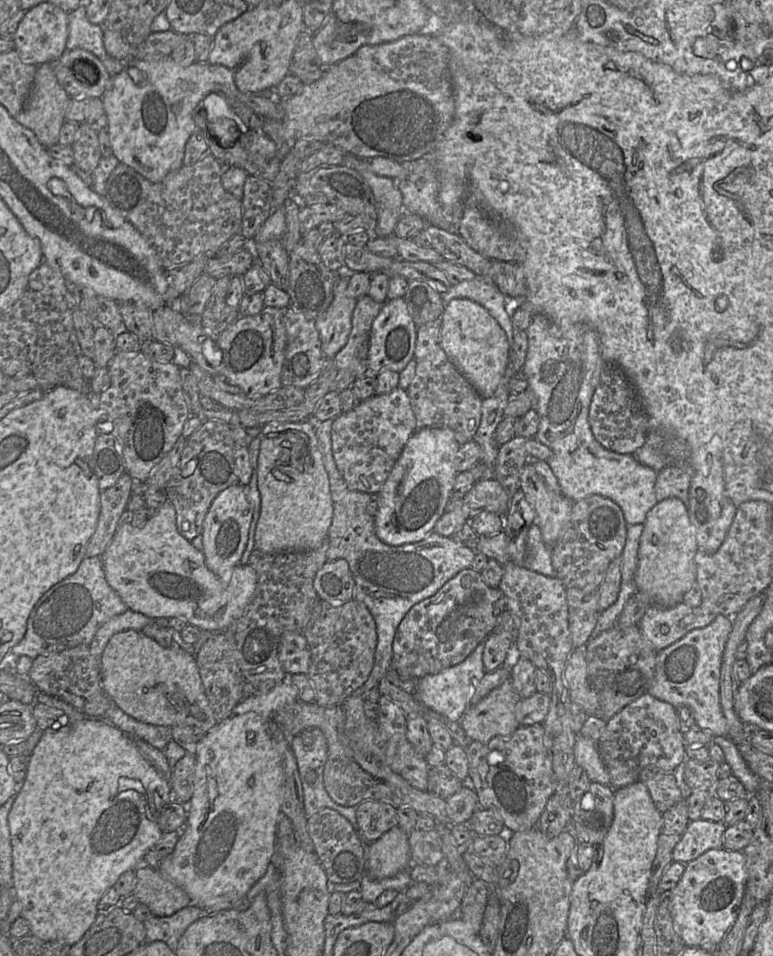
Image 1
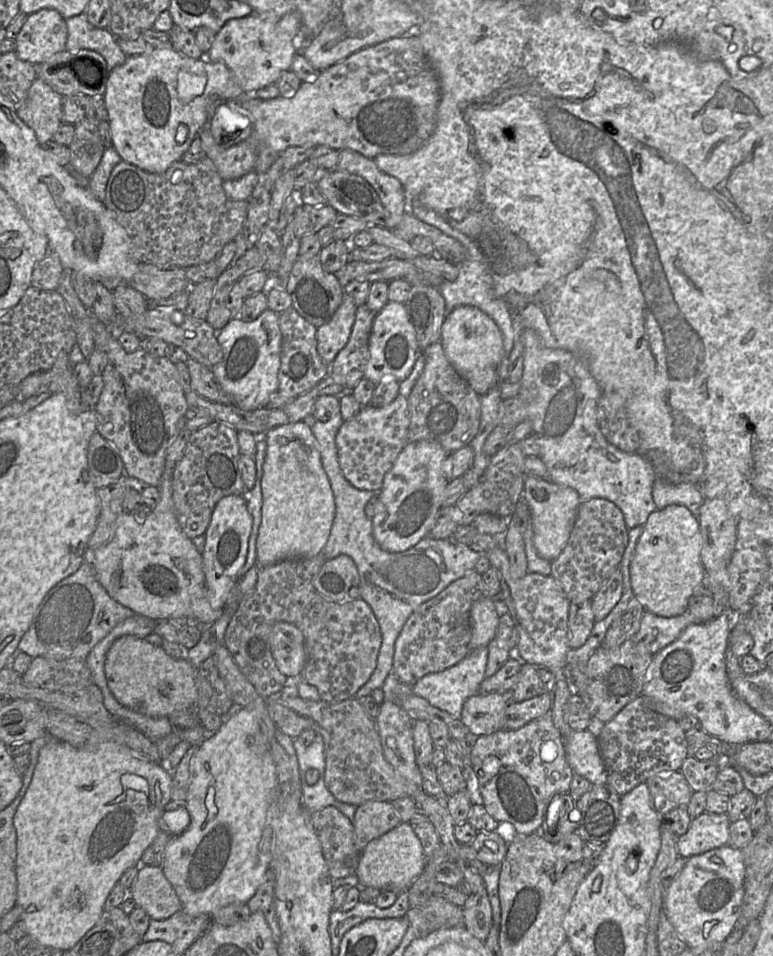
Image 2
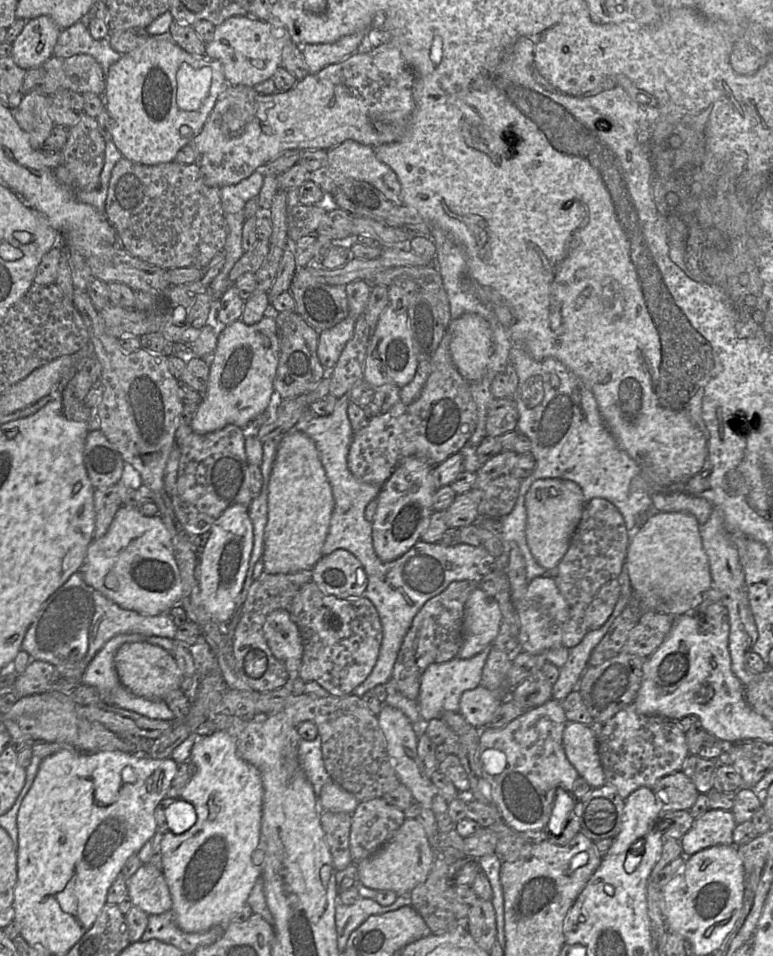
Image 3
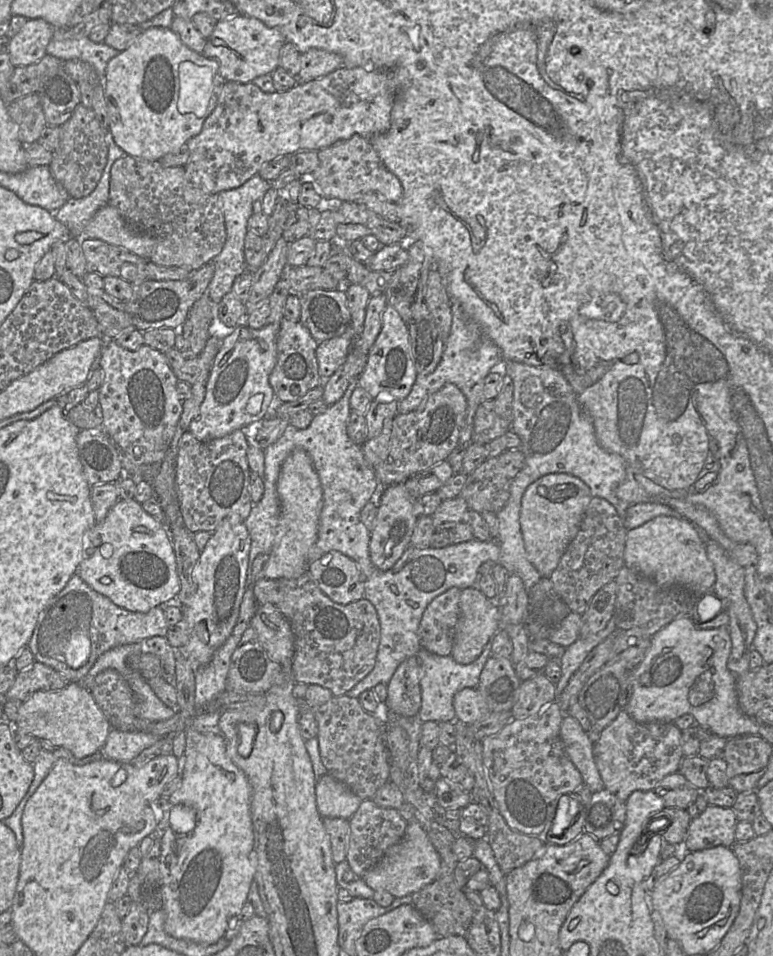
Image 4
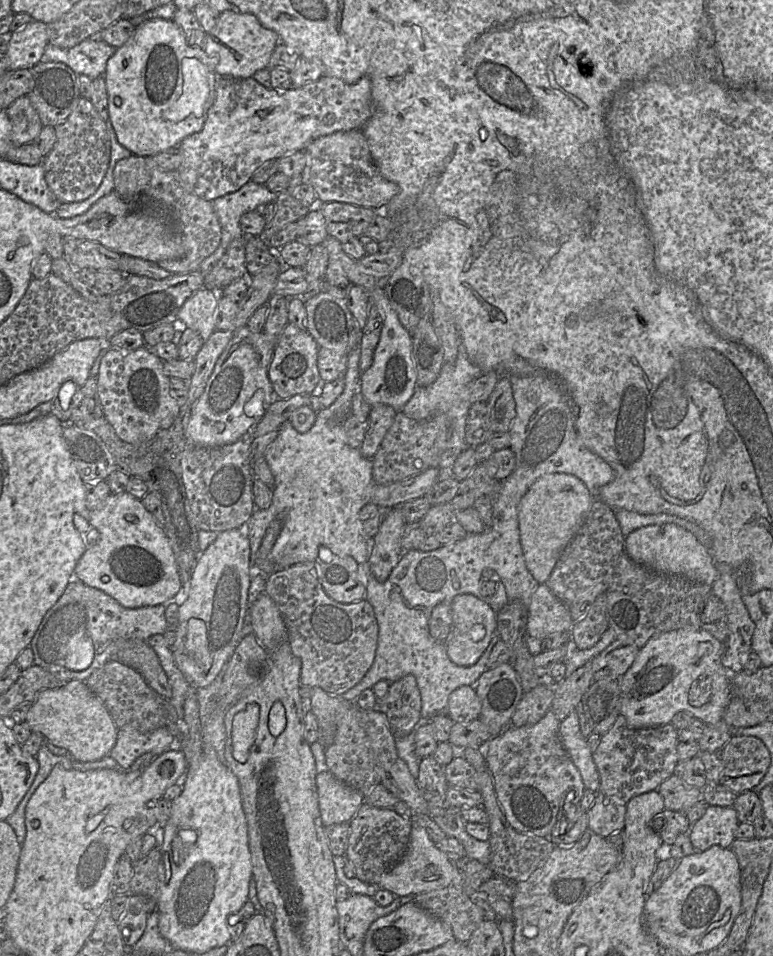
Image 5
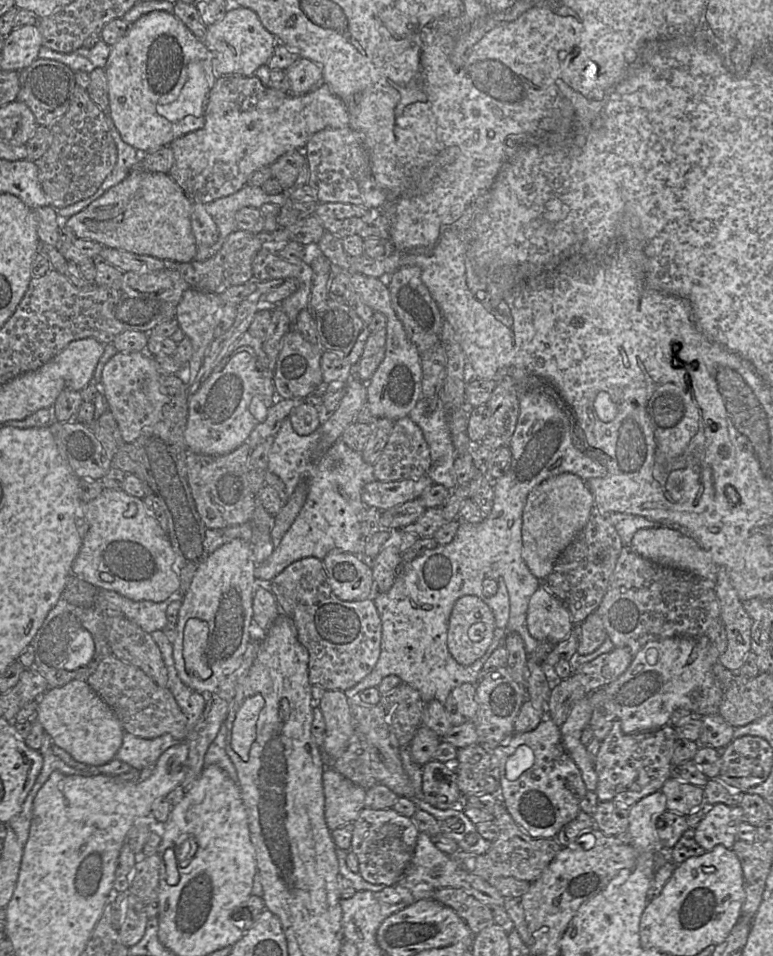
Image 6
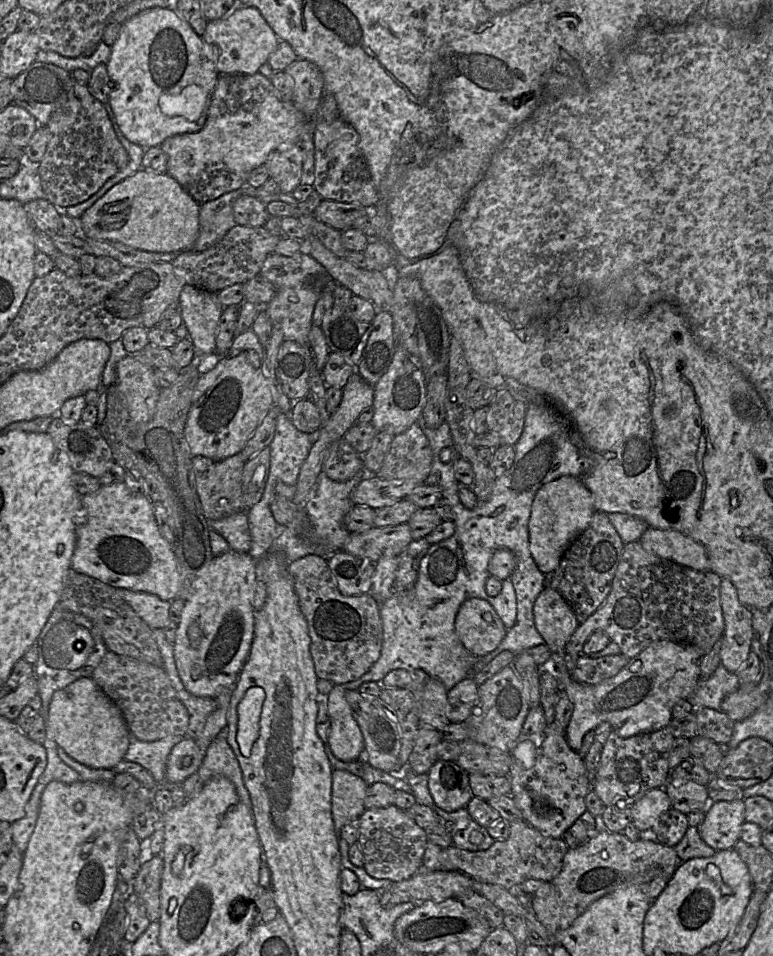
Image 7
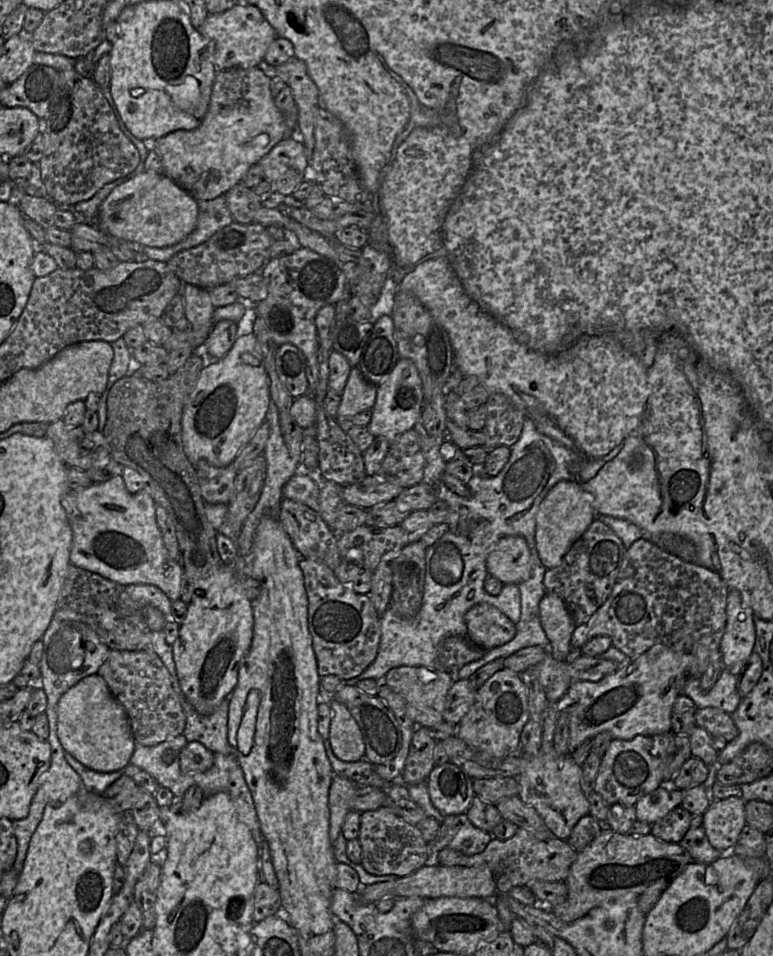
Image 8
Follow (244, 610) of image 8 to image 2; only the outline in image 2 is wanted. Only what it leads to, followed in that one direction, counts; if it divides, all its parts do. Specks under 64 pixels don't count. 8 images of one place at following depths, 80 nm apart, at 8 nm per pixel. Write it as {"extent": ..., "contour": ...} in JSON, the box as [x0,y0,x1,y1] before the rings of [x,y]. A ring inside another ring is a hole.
{"extent":[203,494,252,609],"contour":[[[232,494],[223,497],[217,502],[213,510],[209,526],[205,532],[203,570],[208,599],[214,609],[223,609],[237,587],[240,571],[247,558],[252,520],[247,501],[242,495]]]}

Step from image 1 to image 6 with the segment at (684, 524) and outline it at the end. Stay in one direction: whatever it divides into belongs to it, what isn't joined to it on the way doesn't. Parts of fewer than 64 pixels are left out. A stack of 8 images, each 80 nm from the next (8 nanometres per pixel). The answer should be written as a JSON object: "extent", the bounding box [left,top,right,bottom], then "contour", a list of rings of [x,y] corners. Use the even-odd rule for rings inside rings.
{"extent":[630,526,718,581],"contour":[[[658,526],[638,530],[630,546],[642,557],[662,566],[683,570],[698,577],[716,581],[718,566],[713,562],[710,554],[699,546],[691,537],[679,530]]]}

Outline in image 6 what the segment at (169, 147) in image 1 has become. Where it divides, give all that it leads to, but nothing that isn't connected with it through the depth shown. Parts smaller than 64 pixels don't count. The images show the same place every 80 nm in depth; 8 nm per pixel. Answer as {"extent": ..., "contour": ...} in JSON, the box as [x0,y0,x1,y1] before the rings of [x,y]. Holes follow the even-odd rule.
{"extent":[104,11,218,152],"contour":[[[153,11],[130,24],[127,33],[116,44],[104,67],[109,89],[112,120],[124,142],[141,152],[155,152],[175,139],[205,125],[205,107],[218,75],[203,40],[199,40],[173,13]]]}

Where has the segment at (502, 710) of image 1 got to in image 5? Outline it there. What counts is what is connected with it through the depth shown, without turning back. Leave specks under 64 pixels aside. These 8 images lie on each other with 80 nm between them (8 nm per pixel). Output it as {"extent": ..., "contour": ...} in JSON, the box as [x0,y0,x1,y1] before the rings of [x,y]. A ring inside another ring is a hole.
{"extent":[447,686,481,723],"contour":[[[460,686],[449,695],[447,715],[454,723],[468,723],[479,719],[481,709],[481,701],[474,686]]]}

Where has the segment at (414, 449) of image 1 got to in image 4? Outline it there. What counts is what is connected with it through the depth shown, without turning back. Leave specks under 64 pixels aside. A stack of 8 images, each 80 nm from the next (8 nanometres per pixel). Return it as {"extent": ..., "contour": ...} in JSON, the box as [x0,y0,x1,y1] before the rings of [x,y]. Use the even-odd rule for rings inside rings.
{"extent":[370,484,418,571],"contour":[[[396,484],[380,488],[374,501],[378,503],[378,510],[374,527],[371,530],[370,559],[377,569],[388,571],[410,546],[411,536],[418,521],[415,513],[415,500],[410,496],[404,484]]]}

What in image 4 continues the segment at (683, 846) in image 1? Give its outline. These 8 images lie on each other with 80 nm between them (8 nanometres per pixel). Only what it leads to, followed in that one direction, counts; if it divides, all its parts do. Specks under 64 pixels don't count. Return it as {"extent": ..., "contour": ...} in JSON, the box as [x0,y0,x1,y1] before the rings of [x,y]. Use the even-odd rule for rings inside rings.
{"extent":[683,805,737,852],"contour":[[[708,805],[698,817],[692,818],[683,843],[690,852],[719,845],[732,847],[737,822],[732,807]]]}

